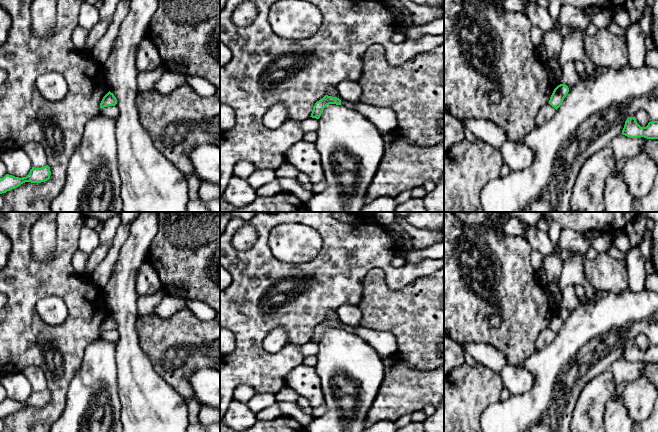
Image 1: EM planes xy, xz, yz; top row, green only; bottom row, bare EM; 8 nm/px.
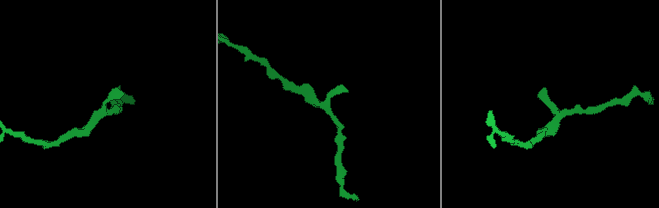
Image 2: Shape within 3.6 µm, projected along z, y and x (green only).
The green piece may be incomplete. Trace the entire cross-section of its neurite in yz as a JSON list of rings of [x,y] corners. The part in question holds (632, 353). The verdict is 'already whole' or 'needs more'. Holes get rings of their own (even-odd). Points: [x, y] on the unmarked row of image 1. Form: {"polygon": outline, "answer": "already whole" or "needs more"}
{"polygon": [[[628,341],[622,358],[630,362],[658,363],[658,345],[649,346],[646,351],[641,351],[635,341]]], "answer": "already whole"}

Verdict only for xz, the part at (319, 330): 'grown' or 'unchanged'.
unchanged

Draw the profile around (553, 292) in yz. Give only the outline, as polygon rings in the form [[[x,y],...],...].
[[[559,280],[547,283],[545,286],[545,294],[550,301],[550,306],[554,312],[561,308],[562,290],[559,288]]]

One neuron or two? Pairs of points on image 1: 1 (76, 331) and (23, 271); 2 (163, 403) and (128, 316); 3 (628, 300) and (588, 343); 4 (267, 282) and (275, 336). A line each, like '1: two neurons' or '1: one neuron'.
1: one neuron
2: one neuron
3: one neuron
4: two neurons

